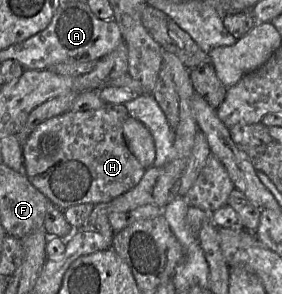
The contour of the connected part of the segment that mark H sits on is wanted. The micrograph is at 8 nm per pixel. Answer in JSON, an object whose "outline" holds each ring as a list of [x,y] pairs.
{"outline":[[[112,103],[97,110],[67,111],[42,122],[22,144],[23,172],[61,210],[80,204],[109,203],[134,188],[146,171],[125,141],[123,124],[128,117],[124,104]]]}

